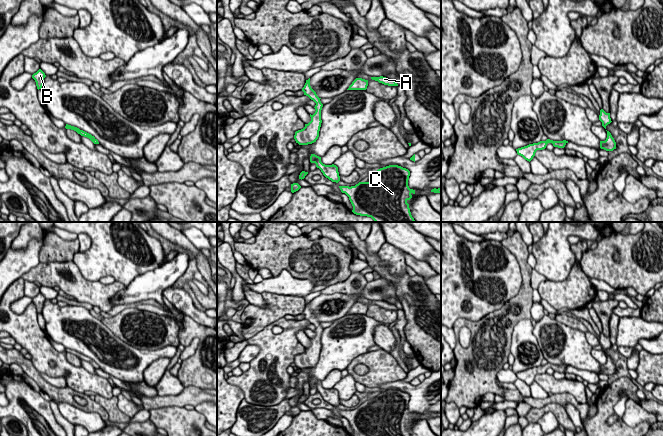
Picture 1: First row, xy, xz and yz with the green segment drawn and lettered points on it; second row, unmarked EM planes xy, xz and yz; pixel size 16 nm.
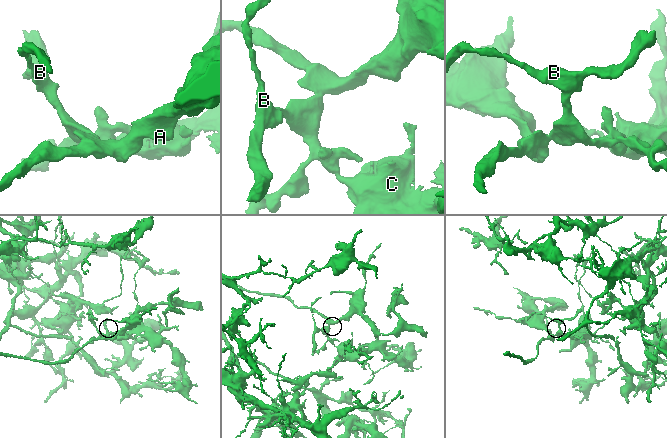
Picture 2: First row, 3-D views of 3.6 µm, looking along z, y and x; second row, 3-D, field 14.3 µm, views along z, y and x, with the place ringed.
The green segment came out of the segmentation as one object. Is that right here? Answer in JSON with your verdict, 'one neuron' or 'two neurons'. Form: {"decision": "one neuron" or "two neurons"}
{"decision": "one neuron"}

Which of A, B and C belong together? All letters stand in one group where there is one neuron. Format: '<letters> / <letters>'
A B C

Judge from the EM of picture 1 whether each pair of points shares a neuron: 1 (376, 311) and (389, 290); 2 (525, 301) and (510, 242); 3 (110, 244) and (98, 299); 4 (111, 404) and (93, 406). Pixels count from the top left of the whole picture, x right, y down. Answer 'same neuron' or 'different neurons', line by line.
1: different neurons
2: same neuron
3: different neurons
4: different neurons

